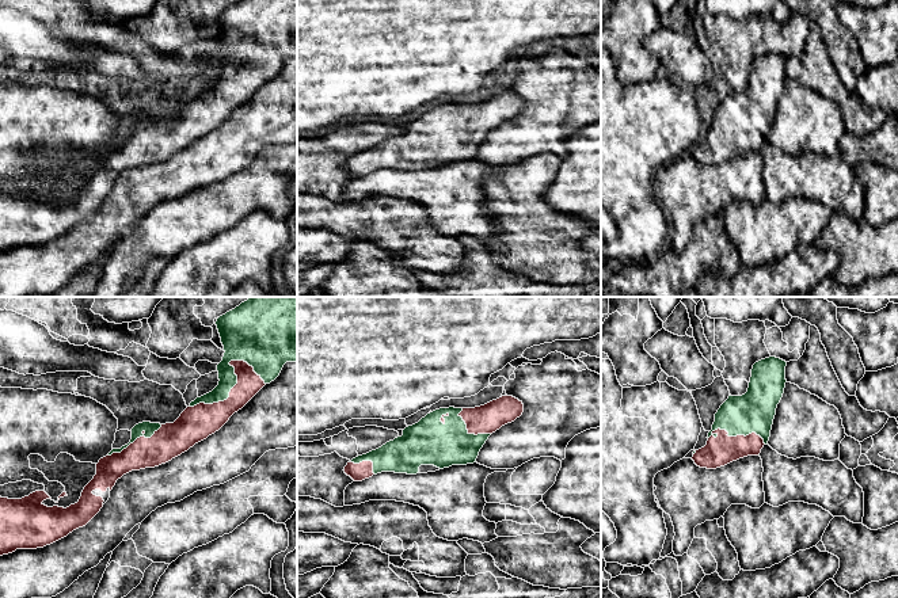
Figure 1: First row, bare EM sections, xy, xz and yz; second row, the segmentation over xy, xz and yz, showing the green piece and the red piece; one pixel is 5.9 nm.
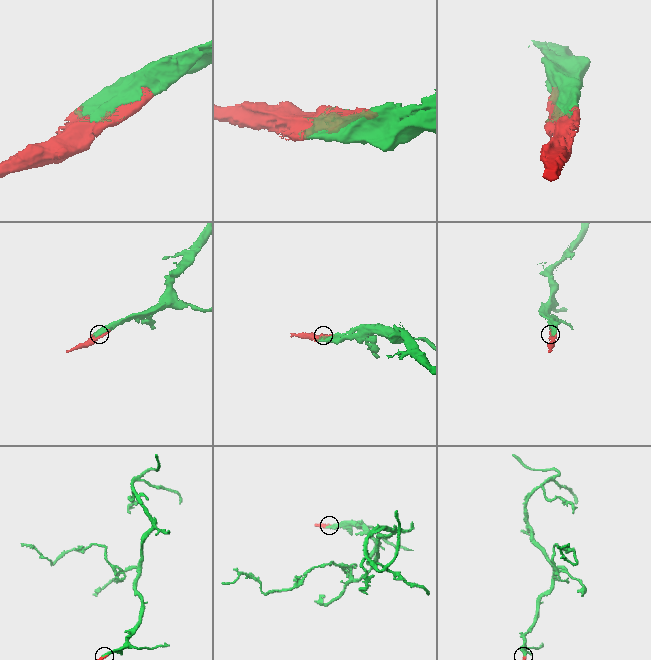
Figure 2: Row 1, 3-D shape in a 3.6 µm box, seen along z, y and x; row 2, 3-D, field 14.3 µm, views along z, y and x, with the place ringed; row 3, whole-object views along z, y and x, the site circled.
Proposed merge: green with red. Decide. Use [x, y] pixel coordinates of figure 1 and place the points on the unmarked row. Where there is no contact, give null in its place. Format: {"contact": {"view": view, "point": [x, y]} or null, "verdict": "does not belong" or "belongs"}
{"contact": {"view": "xy", "point": [236, 77]}, "verdict": "belongs"}

